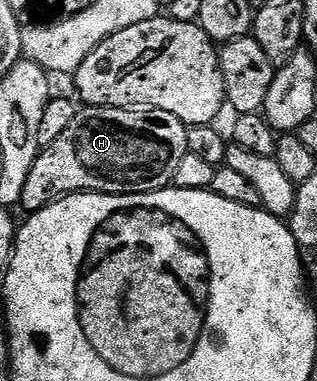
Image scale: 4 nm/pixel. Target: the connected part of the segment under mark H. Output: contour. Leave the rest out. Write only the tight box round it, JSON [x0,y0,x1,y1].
[19,107,188,212]

